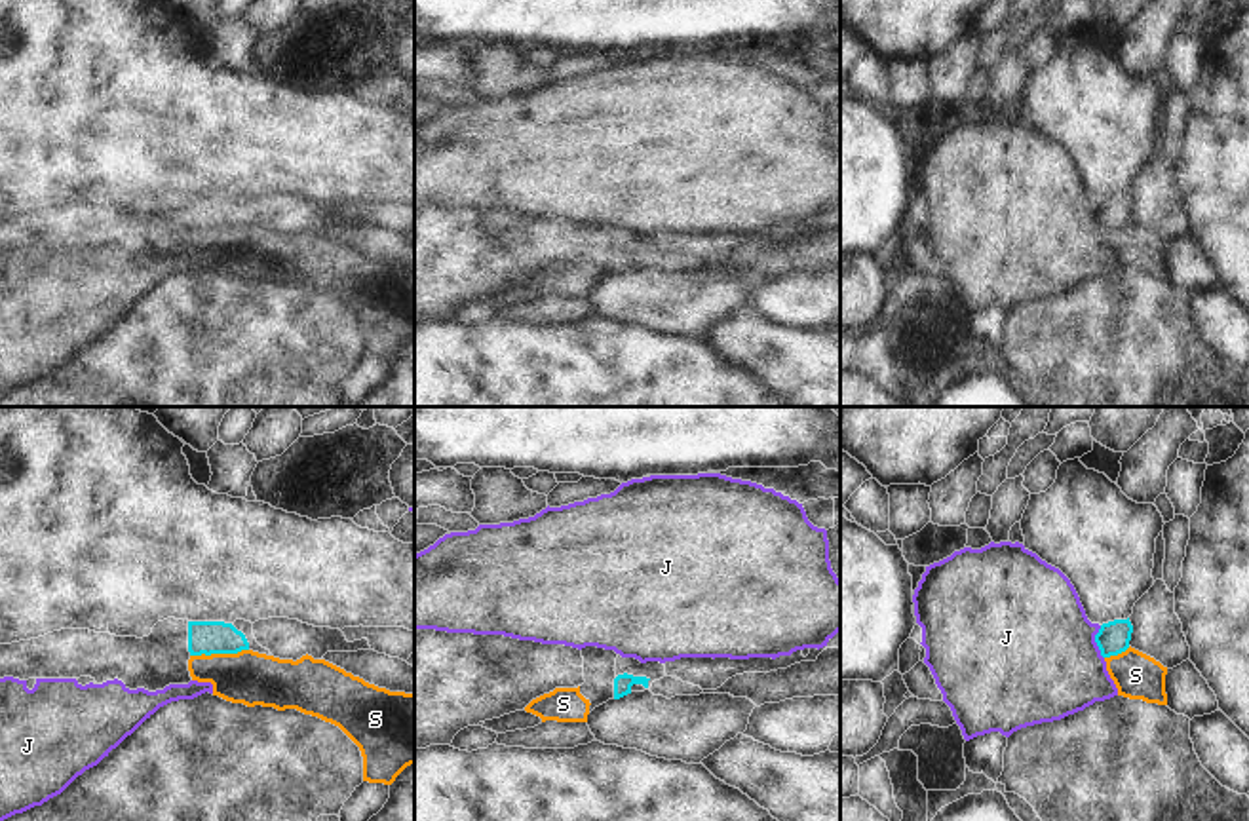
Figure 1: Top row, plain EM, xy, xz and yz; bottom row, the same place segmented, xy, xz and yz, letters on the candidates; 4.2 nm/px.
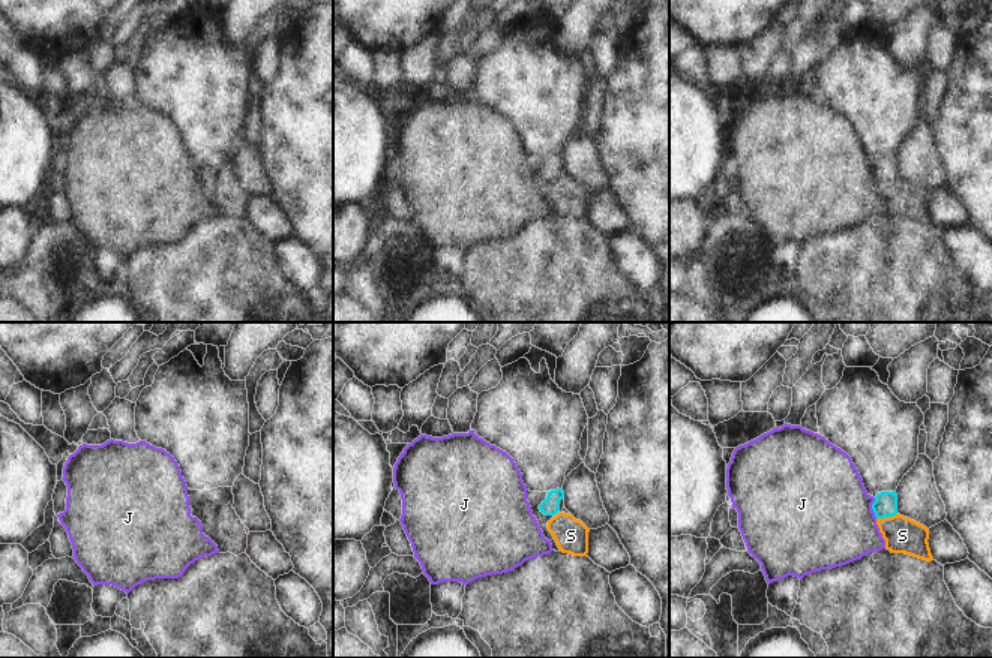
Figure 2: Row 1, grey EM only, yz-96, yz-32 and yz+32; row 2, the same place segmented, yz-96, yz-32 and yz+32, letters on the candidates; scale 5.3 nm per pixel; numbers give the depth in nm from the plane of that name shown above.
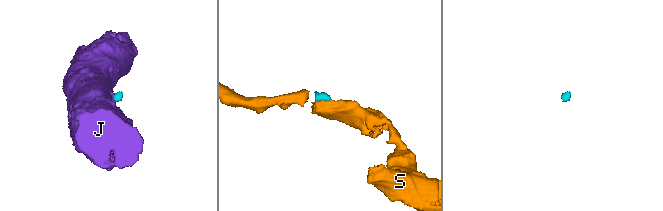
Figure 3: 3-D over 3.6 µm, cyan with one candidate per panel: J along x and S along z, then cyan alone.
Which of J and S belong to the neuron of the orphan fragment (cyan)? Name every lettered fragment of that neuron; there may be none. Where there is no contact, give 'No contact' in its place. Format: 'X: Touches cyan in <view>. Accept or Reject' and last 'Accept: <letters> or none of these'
J: Touches cyan in yz. Reject
S: Touches cyan in xy. Reject
Accept: none of these

